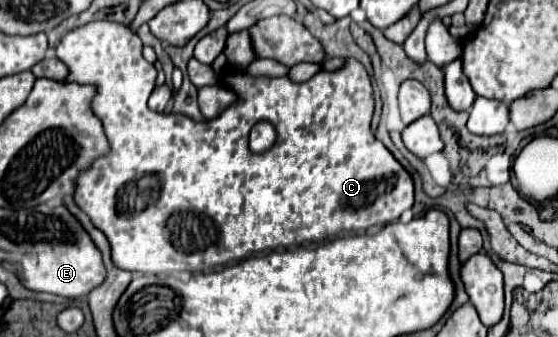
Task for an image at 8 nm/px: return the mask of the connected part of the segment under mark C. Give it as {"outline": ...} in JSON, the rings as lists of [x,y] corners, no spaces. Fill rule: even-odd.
{"outline":[[[93,21],[93,23],[87,23],[83,27],[77,27],[77,29],[69,31],[59,41],[57,57],[71,71],[69,77],[67,77],[69,81],[97,85],[97,95],[93,99],[93,111],[103,121],[107,139],[111,143],[111,153],[97,159],[89,171],[81,173],[81,177],[77,179],[75,201],[91,217],[91,221],[101,231],[105,231],[105,235],[107,235],[107,239],[111,243],[113,263],[119,269],[133,271],[133,273],[151,273],[151,275],[175,273],[176,275],[182,275],[182,281],[187,282],[193,274],[209,273],[213,268],[225,265],[225,263],[229,263],[233,259],[241,261],[247,255],[253,255],[253,253],[259,253],[259,251],[265,251],[265,249],[277,249],[279,245],[281,247],[301,245],[305,241],[323,241],[327,237],[337,237],[337,235],[343,235],[343,233],[361,231],[361,229],[367,229],[367,227],[377,225],[377,223],[391,223],[391,221],[397,221],[405,209],[413,207],[413,177],[411,177],[411,173],[371,133],[371,127],[369,127],[369,121],[367,121],[367,113],[373,113],[371,79],[369,79],[365,67],[353,57],[347,57],[345,65],[341,69],[335,69],[335,71],[321,69],[307,83],[291,83],[287,77],[277,77],[277,79],[259,77],[259,79],[253,79],[247,73],[235,73],[235,71],[229,71],[225,75],[221,73],[219,75],[221,81],[225,81],[225,85],[231,87],[239,95],[239,103],[225,109],[213,121],[201,121],[201,123],[195,123],[195,121],[187,119],[185,115],[153,113],[147,107],[148,97],[155,88],[157,71],[155,71],[155,67],[151,63],[145,61],[143,43],[127,25],[119,25],[119,23],[111,23],[111,21]],[[259,119],[271,121],[275,125],[275,131],[277,131],[275,145],[269,151],[265,151],[263,155],[251,153],[251,149],[247,145],[249,131]]]}

